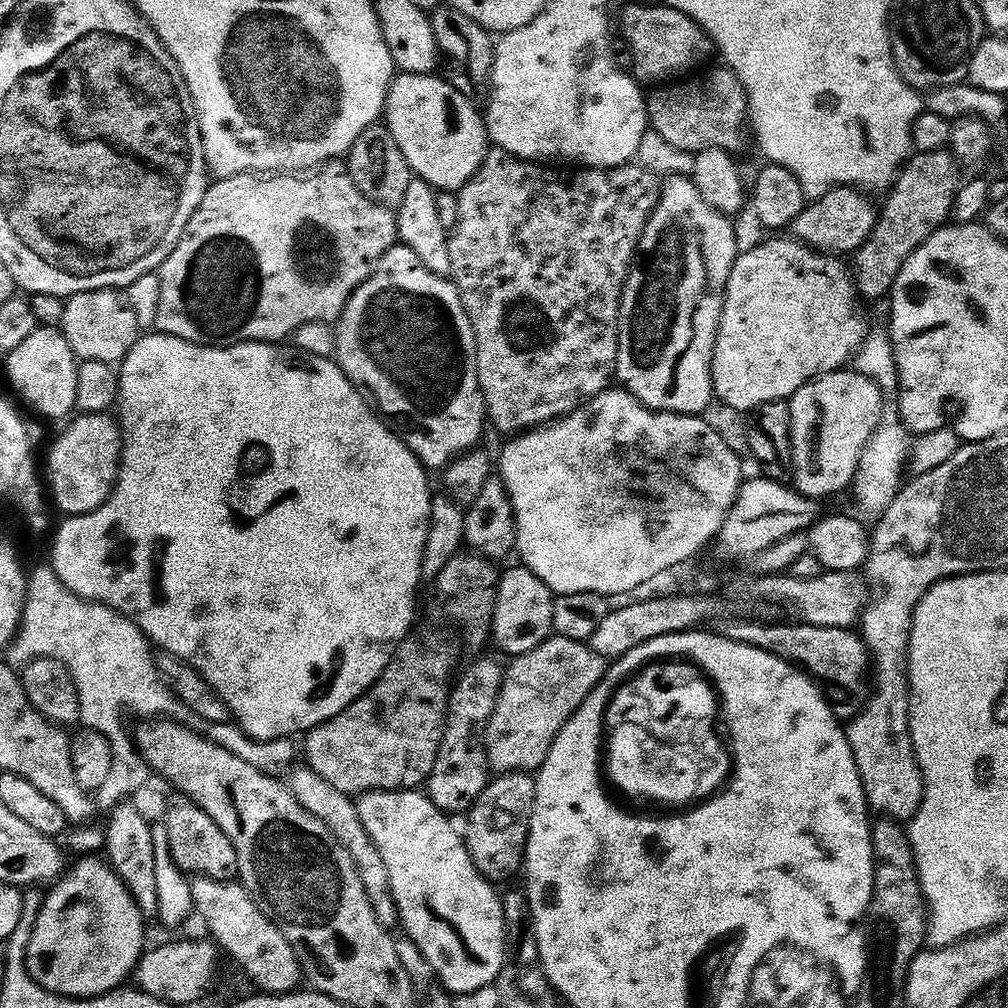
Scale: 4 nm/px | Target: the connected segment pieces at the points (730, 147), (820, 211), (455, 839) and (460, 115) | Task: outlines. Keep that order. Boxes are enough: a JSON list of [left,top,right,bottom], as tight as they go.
[[647,66,750,154],[790,188,878,254],[356,790,508,996],[383,72,490,193]]

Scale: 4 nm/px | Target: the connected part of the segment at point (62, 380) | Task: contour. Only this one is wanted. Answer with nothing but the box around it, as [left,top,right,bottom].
[6,327,80,421]

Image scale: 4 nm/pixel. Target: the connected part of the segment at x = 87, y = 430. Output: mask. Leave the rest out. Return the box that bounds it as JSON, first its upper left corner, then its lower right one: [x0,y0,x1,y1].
[46,414,122,517]

